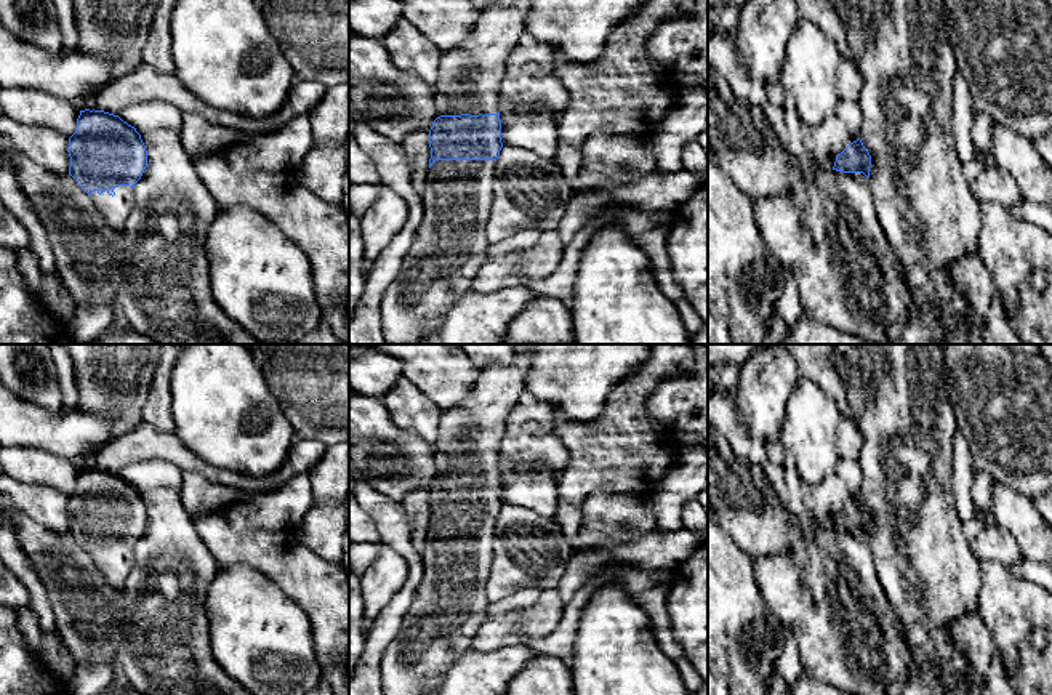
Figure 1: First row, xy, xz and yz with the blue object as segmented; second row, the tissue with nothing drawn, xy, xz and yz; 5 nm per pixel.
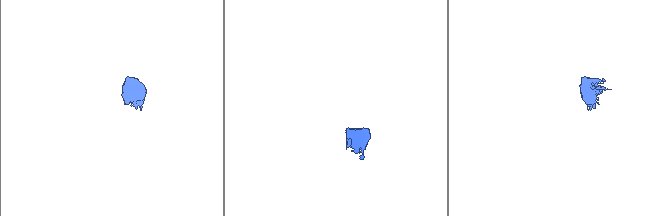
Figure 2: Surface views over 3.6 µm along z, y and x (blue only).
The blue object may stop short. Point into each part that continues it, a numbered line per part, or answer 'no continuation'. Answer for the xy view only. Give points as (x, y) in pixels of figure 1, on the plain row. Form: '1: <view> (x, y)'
1: xy (116, 569)

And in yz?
no continuation

